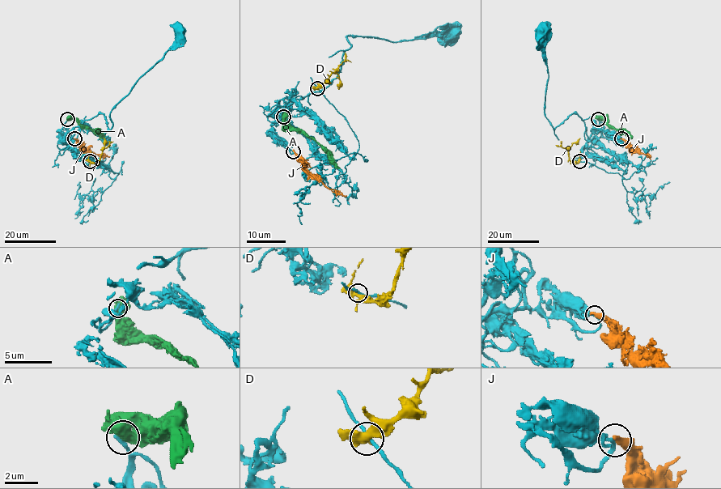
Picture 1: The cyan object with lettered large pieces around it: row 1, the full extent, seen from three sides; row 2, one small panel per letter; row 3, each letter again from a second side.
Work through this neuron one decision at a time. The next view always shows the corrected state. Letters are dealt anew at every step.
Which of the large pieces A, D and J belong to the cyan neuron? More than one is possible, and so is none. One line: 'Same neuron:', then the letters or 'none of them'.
Same neuron: J

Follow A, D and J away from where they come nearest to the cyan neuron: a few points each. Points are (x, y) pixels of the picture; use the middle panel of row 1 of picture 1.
A: (283, 116), (324, 148), (339, 168)
D: (316, 88), (335, 72), (340, 78), (337, 89)
J: (294, 151), (299, 159), (305, 163), (305, 167), (328, 188), (346, 196)

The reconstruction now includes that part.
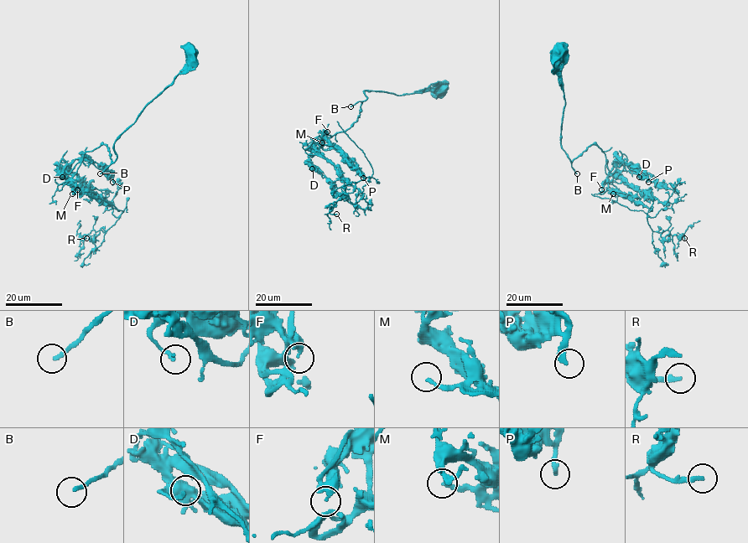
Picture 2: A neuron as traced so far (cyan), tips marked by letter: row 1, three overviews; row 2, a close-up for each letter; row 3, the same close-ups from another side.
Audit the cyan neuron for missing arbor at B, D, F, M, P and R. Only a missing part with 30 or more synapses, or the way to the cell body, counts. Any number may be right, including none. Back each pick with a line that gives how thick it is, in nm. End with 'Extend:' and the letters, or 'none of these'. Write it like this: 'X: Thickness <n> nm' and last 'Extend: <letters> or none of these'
Extend: none of these

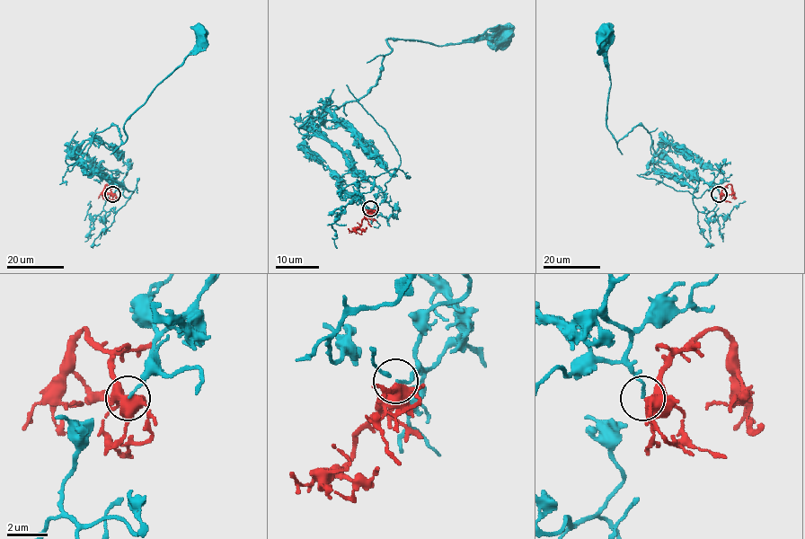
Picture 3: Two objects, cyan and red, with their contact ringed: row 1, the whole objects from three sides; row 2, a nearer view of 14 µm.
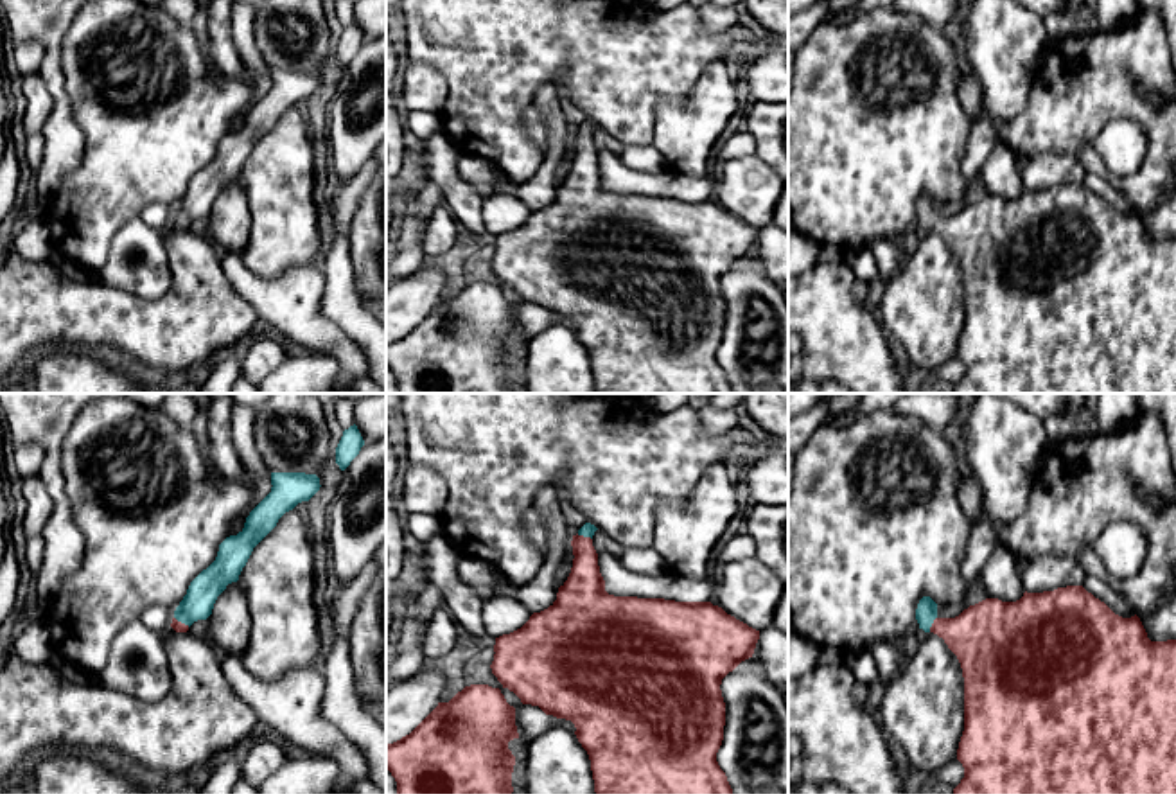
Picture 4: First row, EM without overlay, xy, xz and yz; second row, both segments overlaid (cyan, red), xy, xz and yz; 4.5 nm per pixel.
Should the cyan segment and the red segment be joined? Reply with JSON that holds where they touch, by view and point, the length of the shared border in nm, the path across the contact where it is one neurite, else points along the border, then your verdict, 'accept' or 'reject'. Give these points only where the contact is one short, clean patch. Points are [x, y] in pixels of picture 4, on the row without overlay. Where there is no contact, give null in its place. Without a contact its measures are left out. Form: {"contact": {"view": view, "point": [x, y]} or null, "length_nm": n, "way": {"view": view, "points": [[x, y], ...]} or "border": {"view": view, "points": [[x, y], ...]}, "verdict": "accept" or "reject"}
{"contact": {"view": "xz", "point": [584, 133]}, "length_nm": 80, "way": {"view": "xz", "points": [[588, 128], [584, 133], [584, 189]]}, "verdict": "accept"}

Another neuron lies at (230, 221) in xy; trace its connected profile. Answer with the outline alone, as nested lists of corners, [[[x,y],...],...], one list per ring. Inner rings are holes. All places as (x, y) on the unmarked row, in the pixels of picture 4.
[[[232,180],[217,194],[208,214],[206,235],[224,251],[246,251],[250,241],[250,208],[246,190],[239,180]]]

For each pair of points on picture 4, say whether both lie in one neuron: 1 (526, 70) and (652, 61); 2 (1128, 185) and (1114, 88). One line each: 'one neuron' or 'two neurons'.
1: one neuron
2: one neuron

